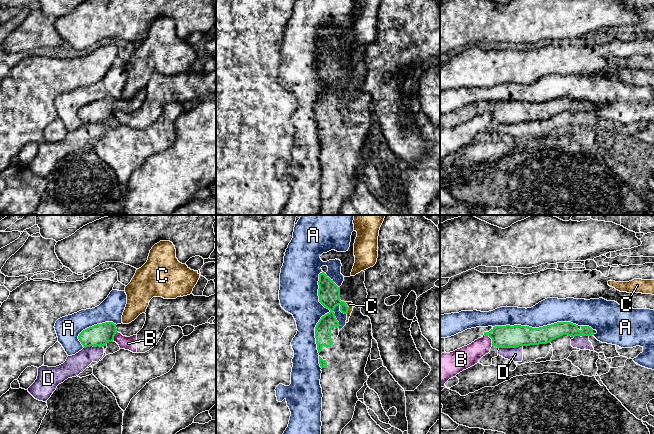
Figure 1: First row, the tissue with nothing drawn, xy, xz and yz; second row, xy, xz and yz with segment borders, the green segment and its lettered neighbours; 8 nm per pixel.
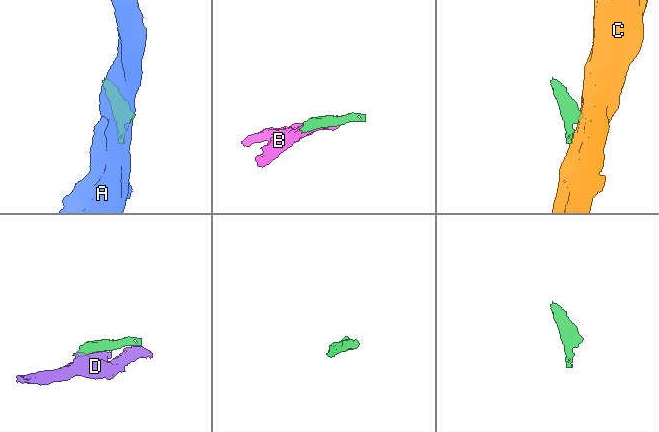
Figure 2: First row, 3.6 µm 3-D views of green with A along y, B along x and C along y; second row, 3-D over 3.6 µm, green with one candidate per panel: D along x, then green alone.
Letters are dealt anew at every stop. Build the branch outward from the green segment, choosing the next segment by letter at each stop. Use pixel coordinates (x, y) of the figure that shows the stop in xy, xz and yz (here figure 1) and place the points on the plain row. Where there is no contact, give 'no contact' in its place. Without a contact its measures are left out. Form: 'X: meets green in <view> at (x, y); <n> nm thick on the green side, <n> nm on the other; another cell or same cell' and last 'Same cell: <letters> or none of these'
A: meets green in xz at (327, 89); 180 nm thick on the green side, 300 nm on the other; another cell
B: meets green in yz at (490, 113); 180 nm thick on the green side, 170 nm on the other; another cell
C: meets green in xz at (348, 84); 180 nm thick on the green side, 50 nm on the other; another cell
D: meets green in yz at (510, 123); 180 nm thick on the green side, 110 nm on the other; another cell
Same cell: none of these

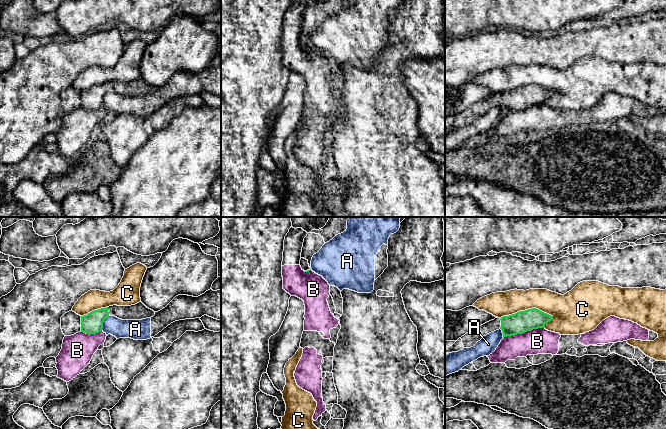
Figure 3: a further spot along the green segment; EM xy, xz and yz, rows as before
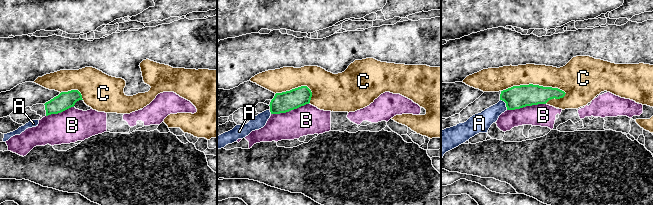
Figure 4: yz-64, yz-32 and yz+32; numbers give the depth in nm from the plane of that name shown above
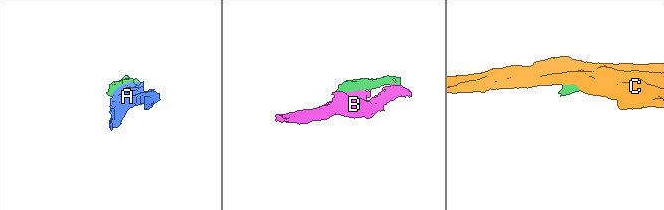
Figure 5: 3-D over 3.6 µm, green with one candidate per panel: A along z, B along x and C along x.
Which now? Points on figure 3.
A: meets green in xy at (102, 99); 170 nm thick on the green side, 150 nm on the other; another cell
B: meets green in yz at (523, 108); 170 nm thick on the green side, 200 nm on the other; another cell
C: meets green in yz at (526, 86); 170 nm thick on the green side, 200 nm on the other; another cell
Same cell: none of these

